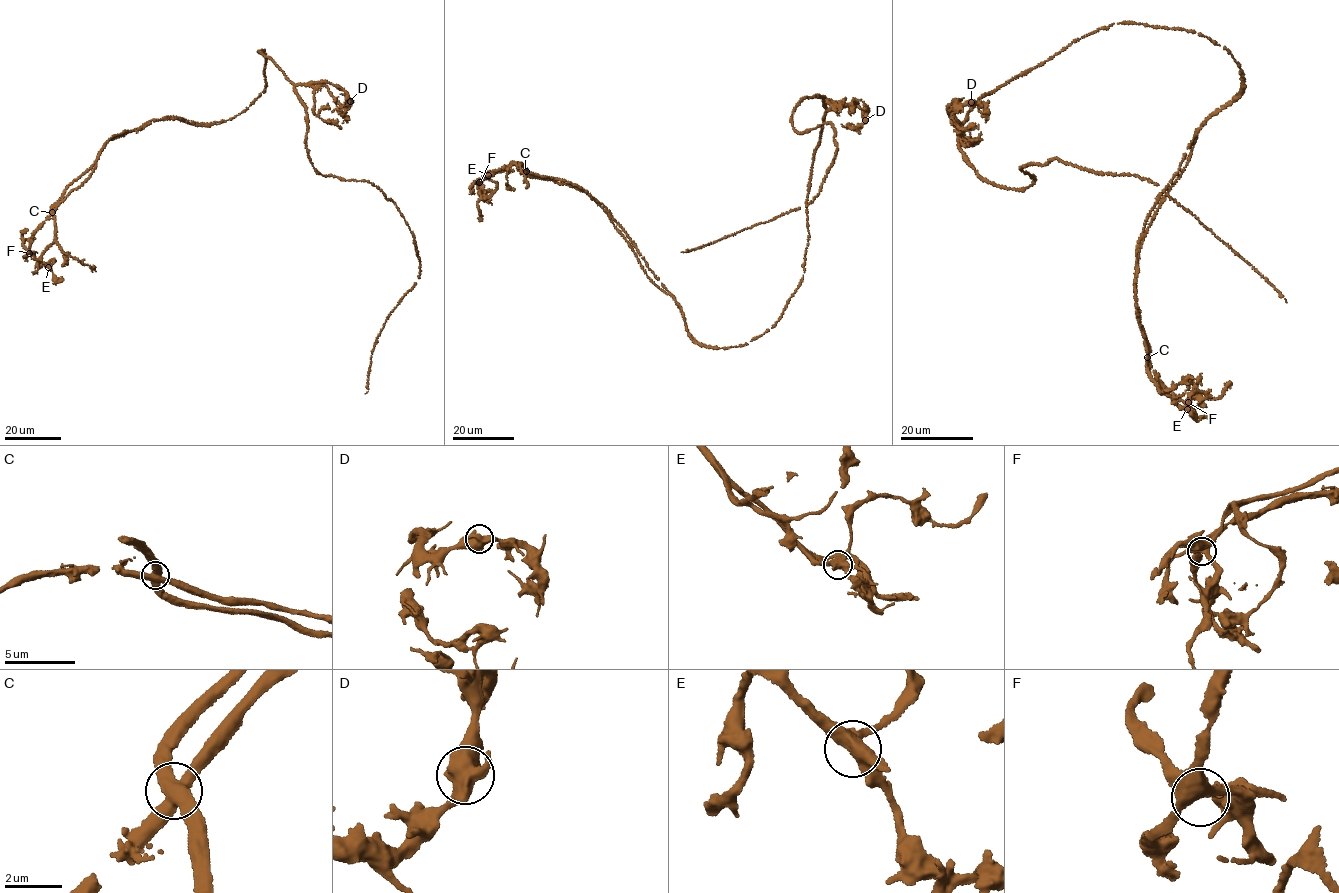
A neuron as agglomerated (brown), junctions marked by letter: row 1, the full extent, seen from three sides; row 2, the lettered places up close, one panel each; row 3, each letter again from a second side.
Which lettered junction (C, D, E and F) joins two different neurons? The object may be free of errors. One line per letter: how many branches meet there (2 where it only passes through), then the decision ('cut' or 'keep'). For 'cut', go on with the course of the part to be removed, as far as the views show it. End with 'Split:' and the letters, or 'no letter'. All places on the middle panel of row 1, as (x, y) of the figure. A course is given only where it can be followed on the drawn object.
C: 4 | cut | (526, 171), (528, 175), (556, 181), (586, 192), (605, 207), (675, 301), (689, 334), (698, 343), (718, 347)
D: 4 | keep
E: 4 | keep
F: 4 | keep
Split: C

